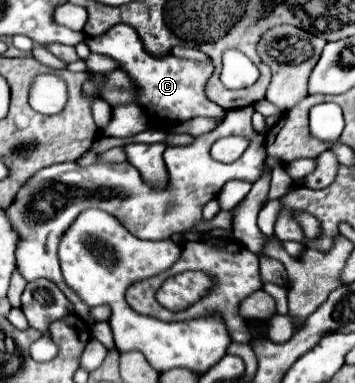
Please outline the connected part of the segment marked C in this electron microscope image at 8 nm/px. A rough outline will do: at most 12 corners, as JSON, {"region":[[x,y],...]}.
{"region":[[130,25],[86,37],[134,81],[152,129],[224,119],[212,61],[152,57]]}

